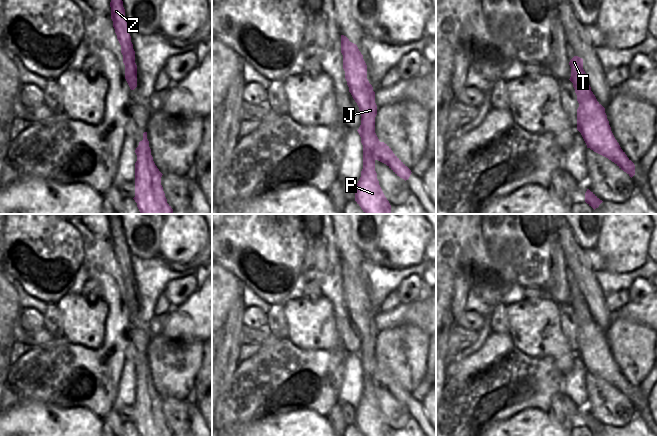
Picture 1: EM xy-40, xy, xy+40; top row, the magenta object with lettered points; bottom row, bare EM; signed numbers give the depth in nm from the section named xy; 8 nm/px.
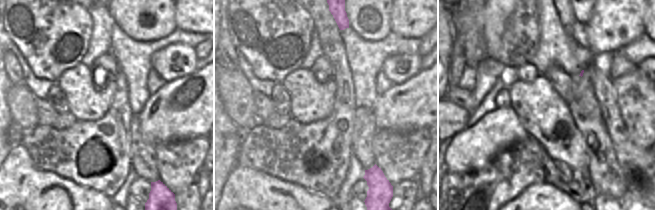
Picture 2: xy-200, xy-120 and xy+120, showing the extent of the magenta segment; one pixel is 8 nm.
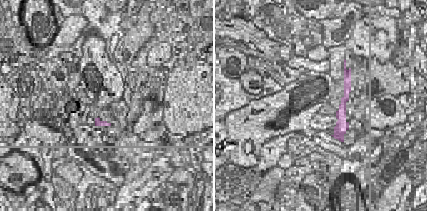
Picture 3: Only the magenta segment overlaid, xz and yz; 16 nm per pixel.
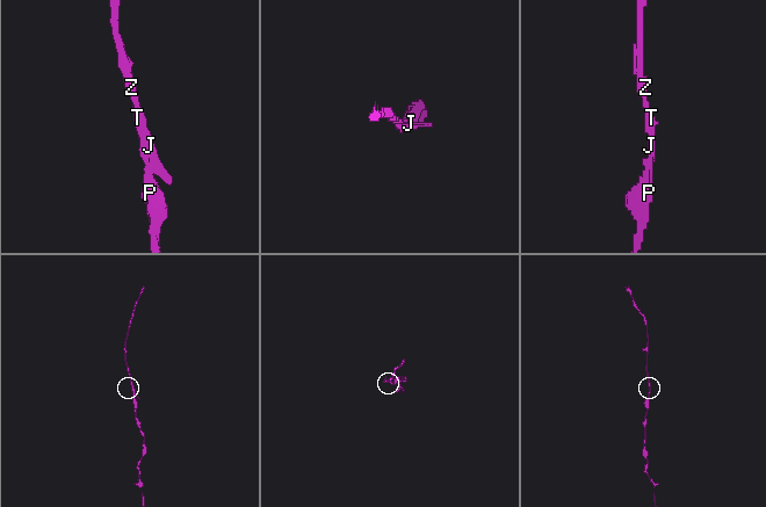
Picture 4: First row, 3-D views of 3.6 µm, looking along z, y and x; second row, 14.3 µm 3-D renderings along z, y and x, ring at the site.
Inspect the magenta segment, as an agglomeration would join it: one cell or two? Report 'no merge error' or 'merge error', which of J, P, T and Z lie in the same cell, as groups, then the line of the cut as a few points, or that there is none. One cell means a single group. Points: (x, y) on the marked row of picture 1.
no merge error | J P T Z | no cut

